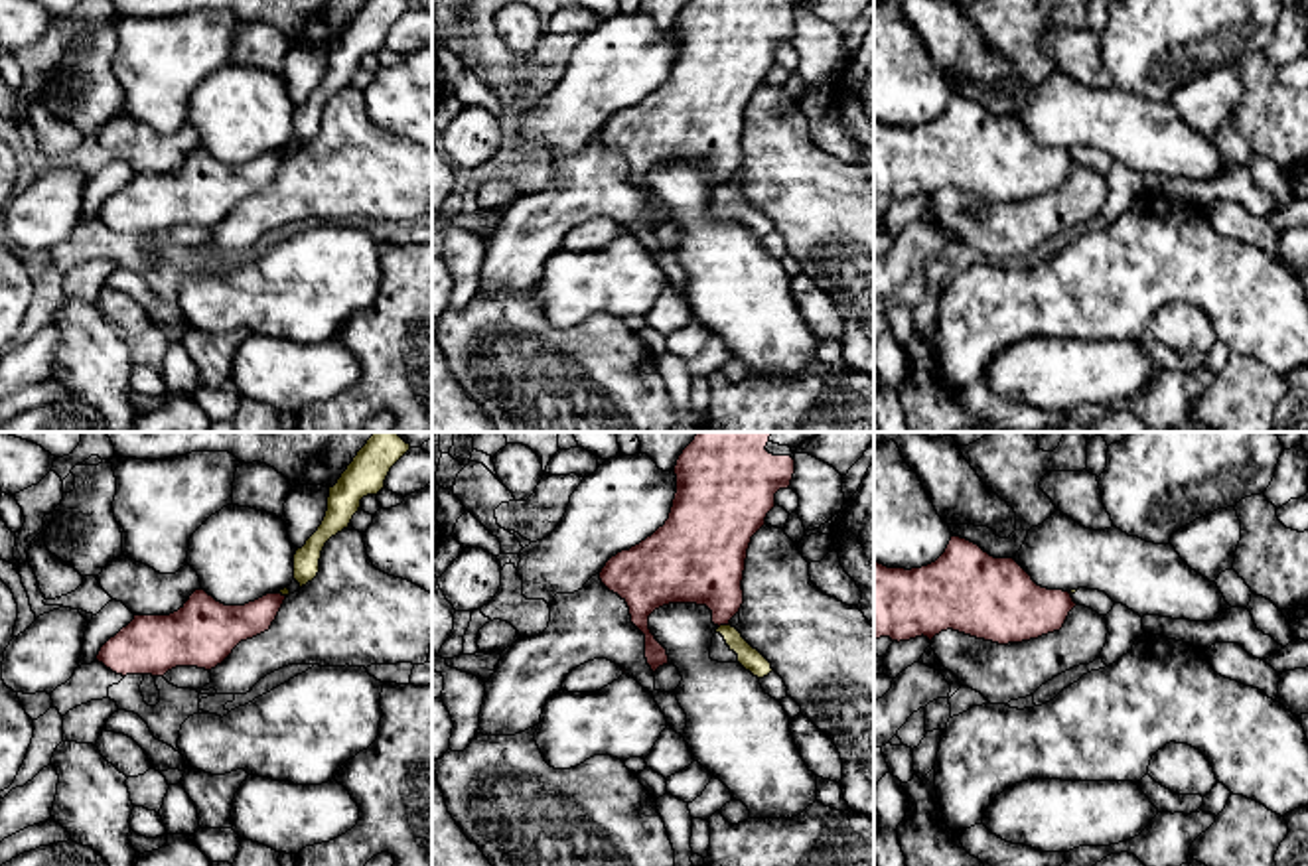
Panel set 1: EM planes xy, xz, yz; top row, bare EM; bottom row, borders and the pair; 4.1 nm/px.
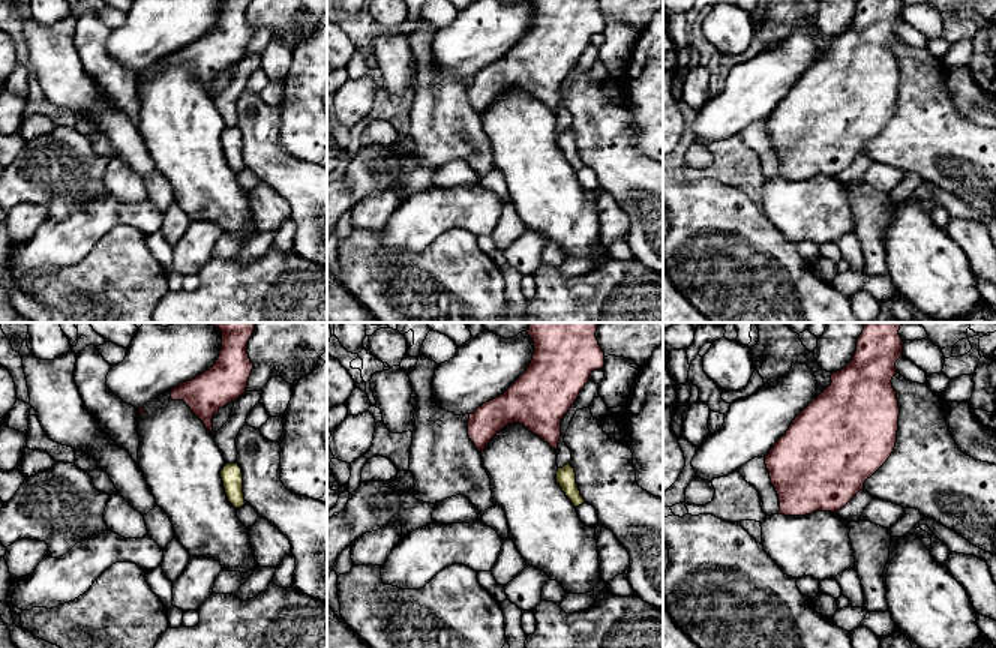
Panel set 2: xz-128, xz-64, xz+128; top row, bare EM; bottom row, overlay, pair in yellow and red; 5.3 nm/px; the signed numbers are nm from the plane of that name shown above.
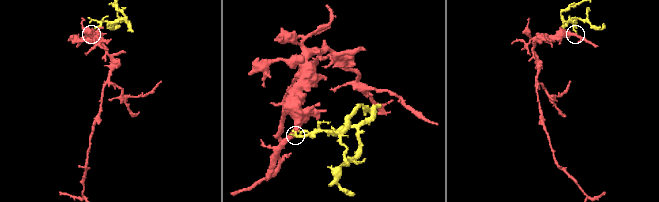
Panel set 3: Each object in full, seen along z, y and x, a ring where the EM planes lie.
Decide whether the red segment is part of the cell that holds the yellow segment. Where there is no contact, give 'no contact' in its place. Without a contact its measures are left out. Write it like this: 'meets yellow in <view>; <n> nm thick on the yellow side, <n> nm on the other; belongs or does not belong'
meets yellow in xz; 90 nm thick on the yellow side, 300 nm on the other; does not belong

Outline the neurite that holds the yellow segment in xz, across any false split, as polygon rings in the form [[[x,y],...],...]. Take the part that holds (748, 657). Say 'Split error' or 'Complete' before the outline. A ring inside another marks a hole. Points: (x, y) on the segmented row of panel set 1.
Split error. [[[730,623],[716,629],[712,637],[710,659],[718,663],[740,663],[758,679],[763,679],[773,671],[771,663]]]

